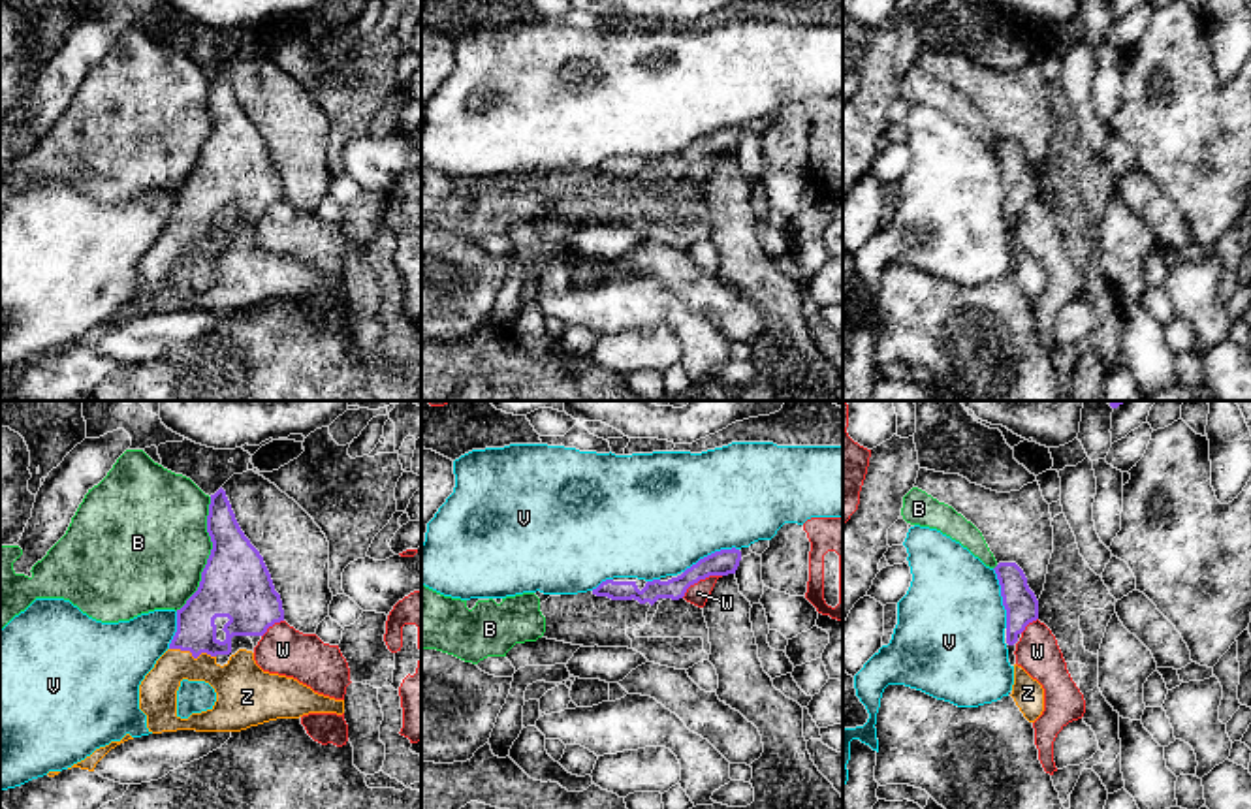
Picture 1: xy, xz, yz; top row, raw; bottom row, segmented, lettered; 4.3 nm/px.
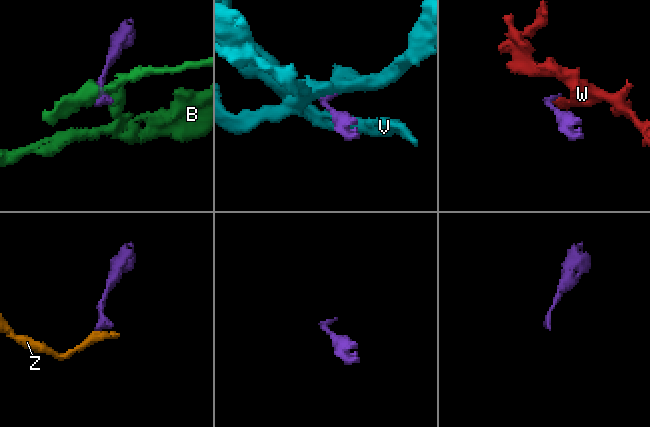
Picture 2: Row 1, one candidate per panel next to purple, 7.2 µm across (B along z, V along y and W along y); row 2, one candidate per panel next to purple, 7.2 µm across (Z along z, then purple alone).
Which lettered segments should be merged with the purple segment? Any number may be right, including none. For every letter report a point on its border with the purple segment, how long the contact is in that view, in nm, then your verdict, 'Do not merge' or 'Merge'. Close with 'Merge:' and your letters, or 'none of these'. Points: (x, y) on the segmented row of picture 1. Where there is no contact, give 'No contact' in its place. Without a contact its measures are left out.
B: Touches purple at xy (209, 555). Shared border 500 nm. Do not merge
V: Touches purple at yz (1003, 599). Shared border 260 nm. Do not merge
W: Touches purple at xz (700, 578). Shared border 200 nm. Do not merge
Z: Touches purple at xy (192, 655). Shared border 200 nm. Merge
Merge: Z

